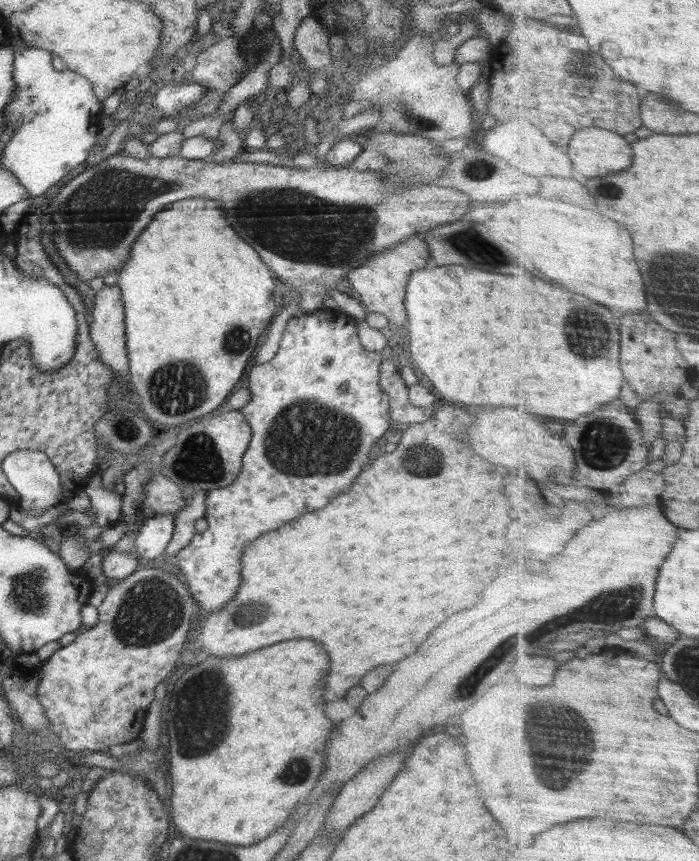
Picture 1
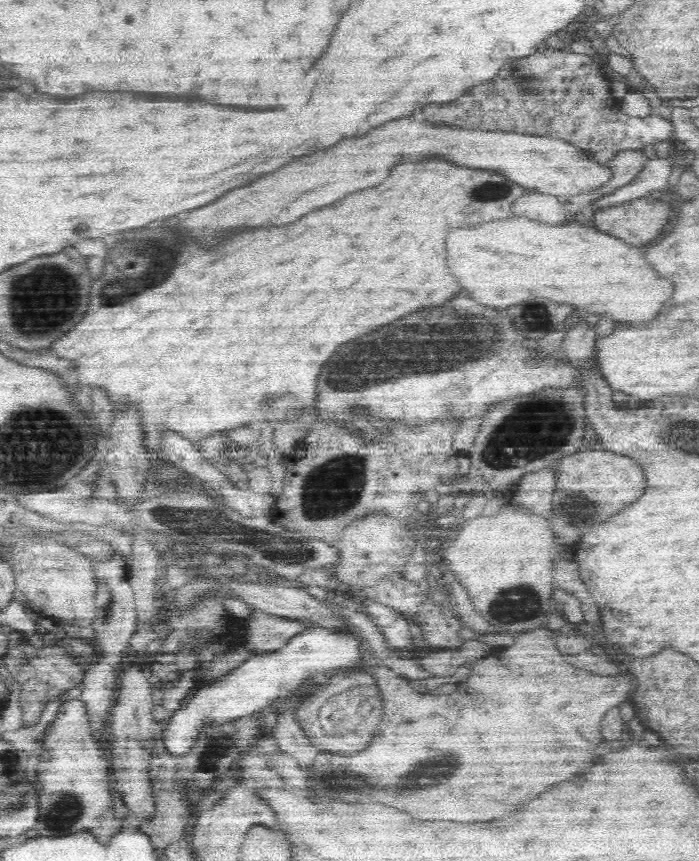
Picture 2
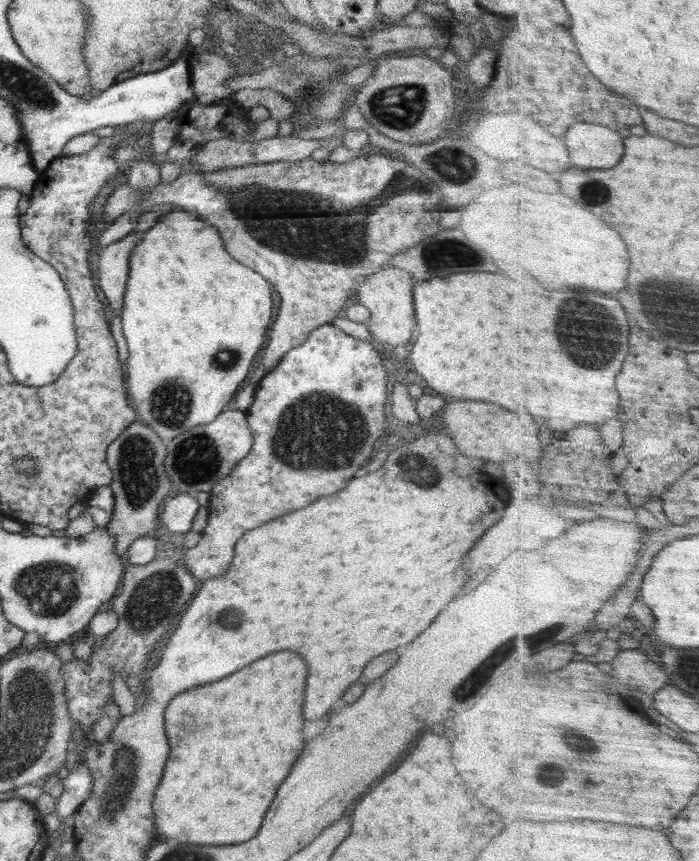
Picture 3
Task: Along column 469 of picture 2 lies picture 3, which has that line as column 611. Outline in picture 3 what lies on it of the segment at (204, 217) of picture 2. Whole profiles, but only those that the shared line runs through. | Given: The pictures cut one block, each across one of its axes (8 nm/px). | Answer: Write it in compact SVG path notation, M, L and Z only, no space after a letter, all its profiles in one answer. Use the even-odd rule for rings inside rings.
M576 124L566 136L572 160L580 168L614 168L622 162L626 148L620 132L600 124Z

